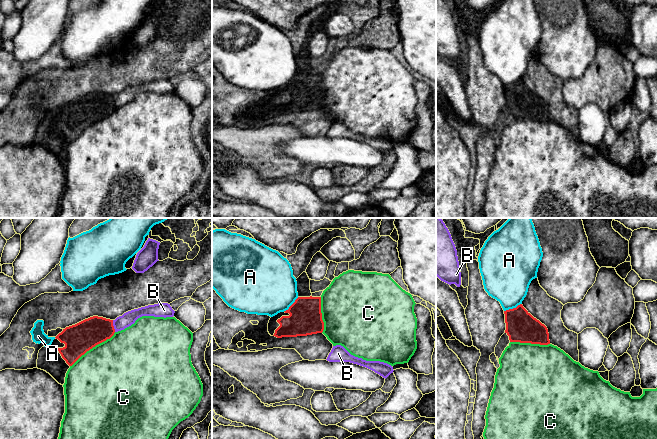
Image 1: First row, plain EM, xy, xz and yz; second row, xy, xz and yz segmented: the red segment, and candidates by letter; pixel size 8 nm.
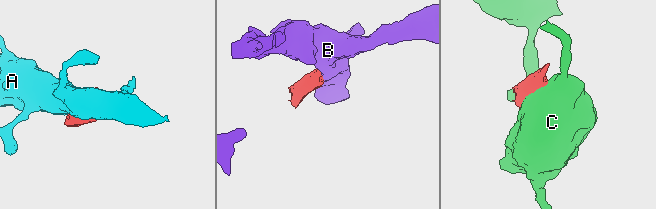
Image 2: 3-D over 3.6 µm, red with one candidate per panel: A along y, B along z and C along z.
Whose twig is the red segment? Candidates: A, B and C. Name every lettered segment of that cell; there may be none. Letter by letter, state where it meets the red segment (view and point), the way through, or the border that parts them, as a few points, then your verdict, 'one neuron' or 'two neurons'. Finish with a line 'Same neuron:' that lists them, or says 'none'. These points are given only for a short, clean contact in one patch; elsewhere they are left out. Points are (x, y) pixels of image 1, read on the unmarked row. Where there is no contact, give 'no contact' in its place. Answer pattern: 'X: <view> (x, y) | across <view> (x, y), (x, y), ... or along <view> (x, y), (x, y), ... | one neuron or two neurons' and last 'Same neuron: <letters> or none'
A: yz (513, 84) | two neurons
B: xy (113, 102) | two neurons
C: xy (92, 123) | two neurons
Same neuron: none

